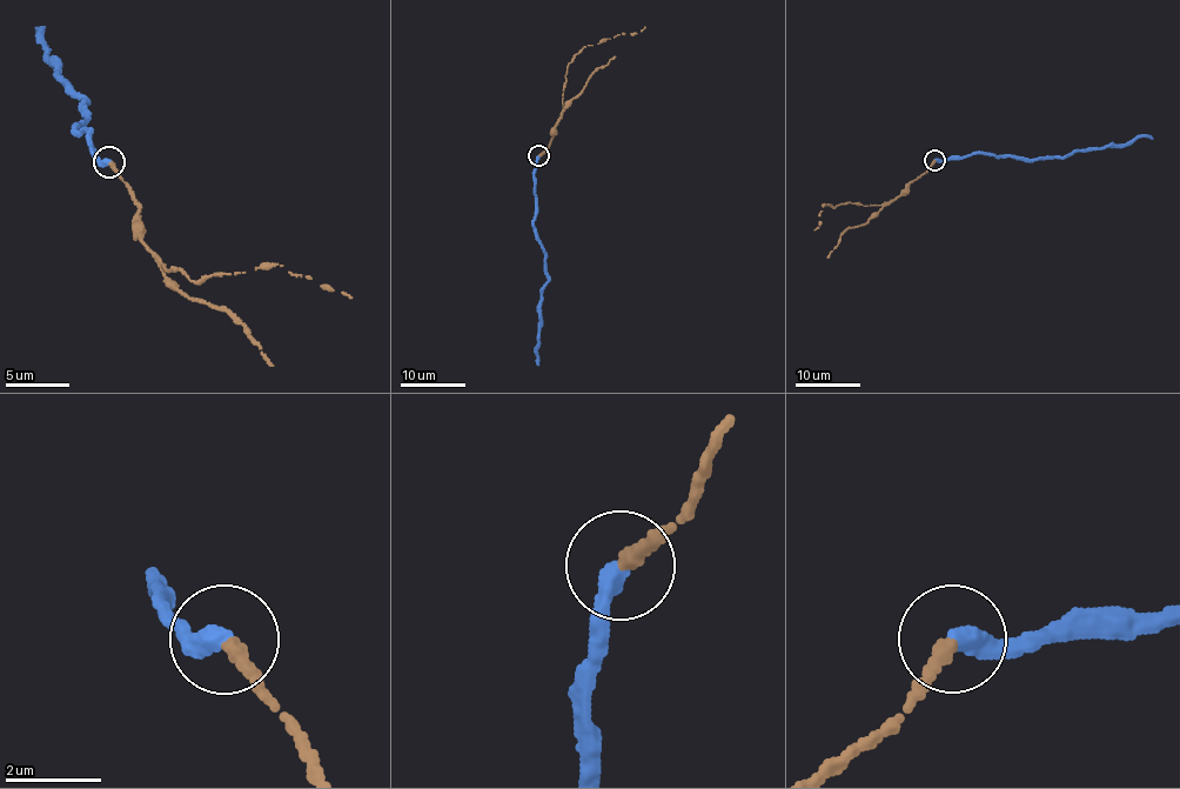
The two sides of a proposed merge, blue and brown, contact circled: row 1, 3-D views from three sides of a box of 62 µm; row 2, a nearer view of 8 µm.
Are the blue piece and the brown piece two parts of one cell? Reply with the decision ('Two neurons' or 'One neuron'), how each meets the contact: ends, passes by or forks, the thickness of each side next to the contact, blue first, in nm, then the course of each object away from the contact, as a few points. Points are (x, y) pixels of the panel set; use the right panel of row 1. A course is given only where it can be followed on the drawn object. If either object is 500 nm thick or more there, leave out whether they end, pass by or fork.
Two neurons. At the ring blue ends. At the ring brown ends. Thickness 400 nm (blue) against 340 nm. Course of blue: (936, 159), (992, 153), (1028, 159), (1066, 158), (1074, 151), (1128, 145), (1141, 136), (1152, 139). Course of brown: (936, 161), (898, 195), (880, 206), (823, 205), (819, 226), (815, 229)

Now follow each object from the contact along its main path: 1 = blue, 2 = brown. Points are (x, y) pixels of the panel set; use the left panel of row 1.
1: (109, 161), (95, 154), (84, 127), (72, 125), (85, 121), (81, 100), (45, 55), (41, 29), (37, 34)
2: (109, 164), (135, 196), (141, 240), (165, 272), (179, 268), (202, 281), (282, 265), (350, 296)

